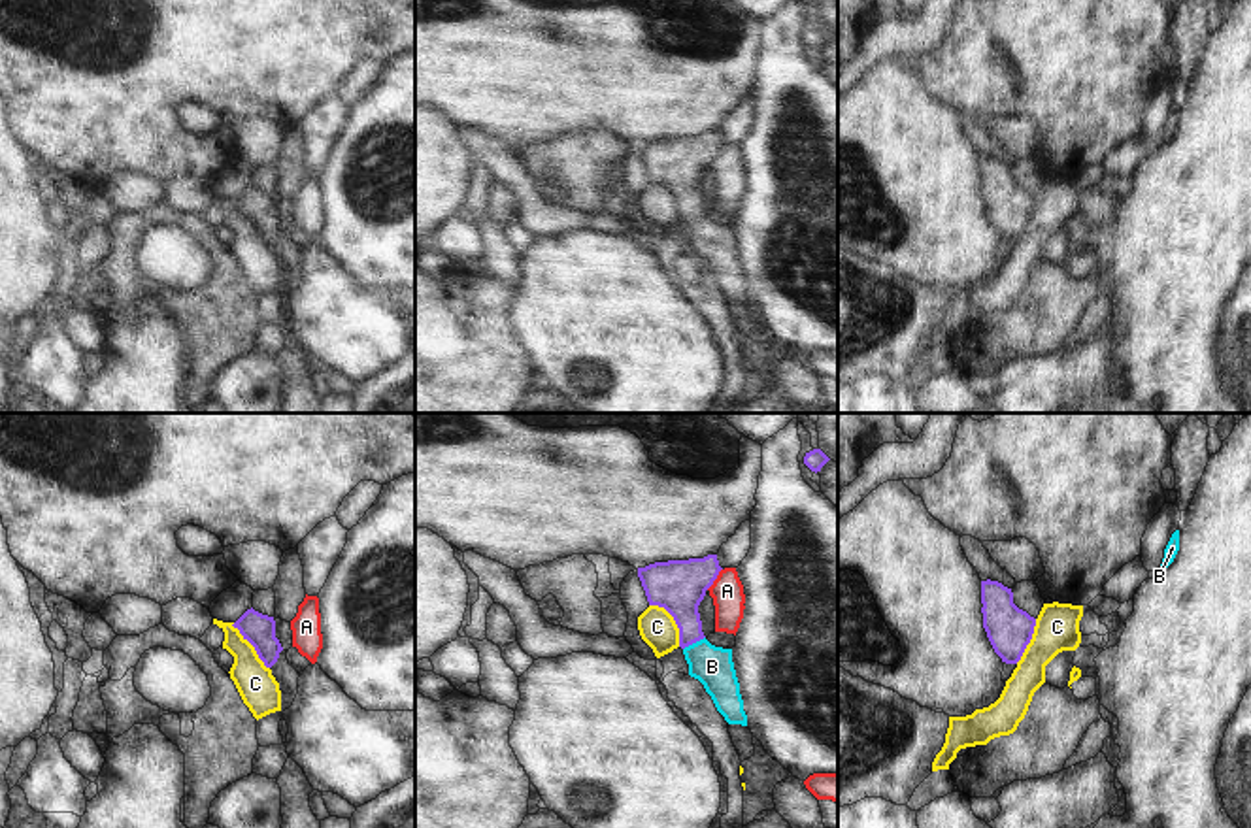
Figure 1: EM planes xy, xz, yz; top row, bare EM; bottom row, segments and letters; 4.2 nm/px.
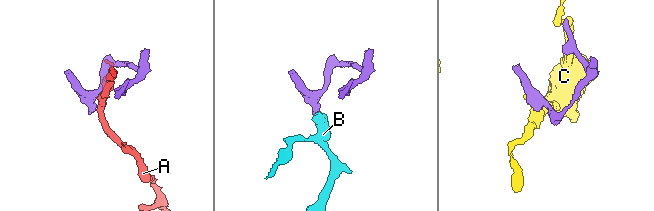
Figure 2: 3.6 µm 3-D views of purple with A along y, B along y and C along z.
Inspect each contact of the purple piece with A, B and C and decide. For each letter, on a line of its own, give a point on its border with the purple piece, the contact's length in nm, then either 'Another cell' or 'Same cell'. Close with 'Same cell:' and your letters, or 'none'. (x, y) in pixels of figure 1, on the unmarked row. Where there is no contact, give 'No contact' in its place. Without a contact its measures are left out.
A: Touches purple at xz (716, 155). Shared border 120 nm. Another cell
B: Touches purple at xz (693, 219). Shared border 110 nm. Same cell
C: Touches purple at xz (674, 197). Shared border 220 nm. Another cell
Same cell: B

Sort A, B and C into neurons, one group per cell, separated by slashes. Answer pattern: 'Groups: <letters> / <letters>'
Groups: A / B / C

